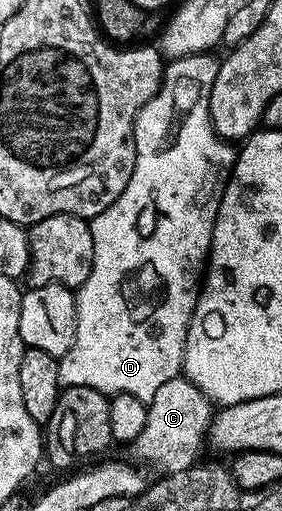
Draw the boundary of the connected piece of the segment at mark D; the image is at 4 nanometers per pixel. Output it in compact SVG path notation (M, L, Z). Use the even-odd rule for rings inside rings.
M205 52L202 54L191 54L185 58L171 59L164 67L164 79L162 84L158 88L158 92L154 95L150 101L144 105L136 114L136 123L132 129L132 135L134 136L134 148L136 149L136 159L134 160L134 172L130 176L130 184L126 184L126 188L122 188L122 196L118 196L118 200L114 200L114 204L110 204L110 208L106 208L100 213L100 215L94 219L91 219L90 225L92 227L92 235L94 236L94 264L92 265L92 271L90 276L81 284L75 291L76 296L76 343L70 348L70 352L66 352L58 359L58 380L61 387L65 386L85 386L86 388L94 388L98 392L102 392L106 395L113 394L129 394L130 396L138 396L138 400L149 403L154 396L154 392L158 392L158 388L162 388L162 384L166 384L166 380L177 377L181 373L184 364L184 349L186 348L186 336L188 335L188 329L190 328L190 320L192 319L192 313L196 307L196 297L200 294L200 288L202 285L202 279L206 273L206 263L208 261L208 251L212 248L212 233L214 232L214 224L216 223L216 217L218 216L218 208L220 207L220 201L224 195L224 189L228 186L228 178L232 174L233 168L236 167L236 155L238 153L237 147L233 143L220 138L216 135L216 129L212 127L212 121L210 120L210 88L214 88L214 76L218 76L218 62L217 59L212 59L211 53Z

